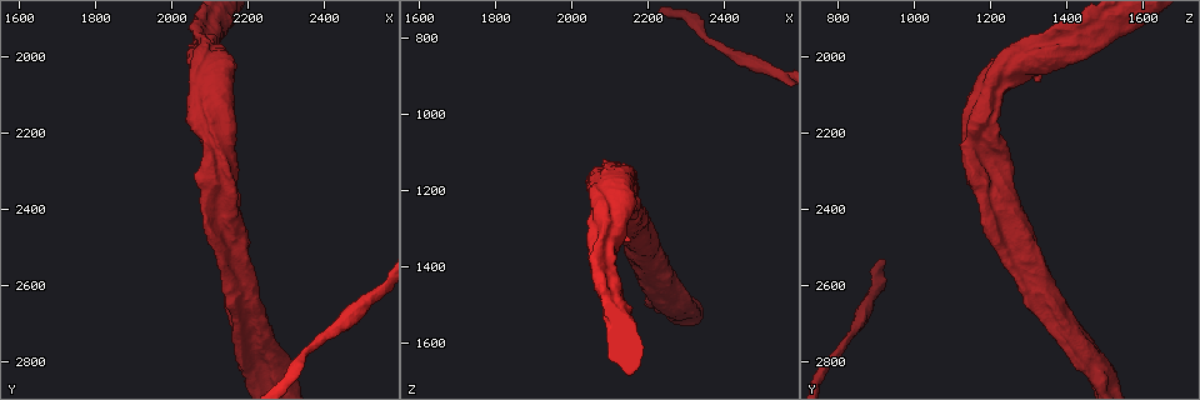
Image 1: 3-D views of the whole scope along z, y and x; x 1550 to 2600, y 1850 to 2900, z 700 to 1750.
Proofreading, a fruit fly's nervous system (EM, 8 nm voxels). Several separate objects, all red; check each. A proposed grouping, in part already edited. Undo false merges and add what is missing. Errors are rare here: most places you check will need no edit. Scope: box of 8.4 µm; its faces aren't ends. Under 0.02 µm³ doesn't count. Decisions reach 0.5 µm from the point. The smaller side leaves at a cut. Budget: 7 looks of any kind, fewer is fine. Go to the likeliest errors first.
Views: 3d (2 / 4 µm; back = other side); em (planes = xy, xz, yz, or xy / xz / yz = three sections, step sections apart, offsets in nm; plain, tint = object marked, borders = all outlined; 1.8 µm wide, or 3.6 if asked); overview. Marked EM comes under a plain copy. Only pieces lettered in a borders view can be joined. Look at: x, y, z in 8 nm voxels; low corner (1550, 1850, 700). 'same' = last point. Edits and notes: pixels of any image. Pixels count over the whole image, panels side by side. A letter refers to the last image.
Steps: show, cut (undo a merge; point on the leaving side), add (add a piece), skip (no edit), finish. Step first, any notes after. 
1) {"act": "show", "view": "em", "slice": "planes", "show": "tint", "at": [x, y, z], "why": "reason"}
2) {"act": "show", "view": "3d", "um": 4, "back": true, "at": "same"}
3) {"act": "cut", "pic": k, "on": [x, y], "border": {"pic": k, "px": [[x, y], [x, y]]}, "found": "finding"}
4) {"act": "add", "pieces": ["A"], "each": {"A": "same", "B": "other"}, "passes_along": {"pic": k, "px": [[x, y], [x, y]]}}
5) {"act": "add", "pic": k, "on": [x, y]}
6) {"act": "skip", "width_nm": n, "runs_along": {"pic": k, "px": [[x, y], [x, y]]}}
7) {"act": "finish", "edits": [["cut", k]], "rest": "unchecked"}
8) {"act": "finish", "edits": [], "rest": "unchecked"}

{"act": "show", "view": "em", "um": 3.6, "slice": "xz", "step": 8, "show": "borders", "at": [2210, 2695, 1400], "why": "calibre changes"}

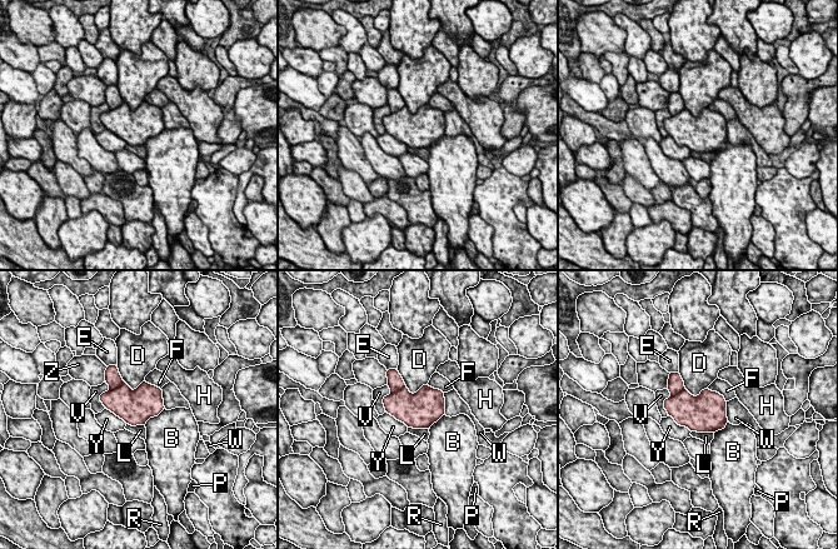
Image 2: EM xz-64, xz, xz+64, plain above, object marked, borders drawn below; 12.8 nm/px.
{"act": "skip", "each": {"B": "other", "D": "other", "E": "other", "F": "other", "H": "other", "L": "other", "P": "other", "R": "other", "V": "other", "W": "other", "Y": "other", "Z": "other"}, "border": {"pic": 2, "px": [[678, 373], [693, 395], [707, 388]]}, "found": "continuous, no second cell"}

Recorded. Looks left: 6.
{"act": "show", "view": "3d", "um": 4, "at": [2040, 2165, 1175], "why": "thick end"}

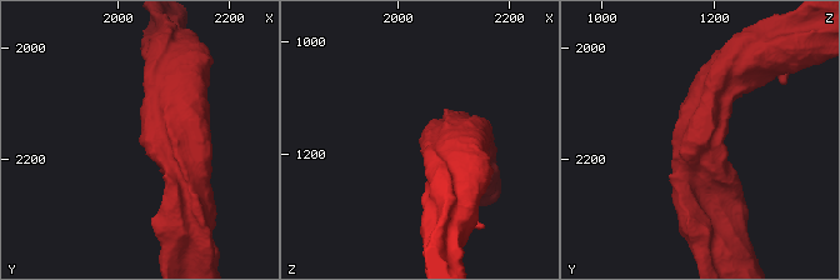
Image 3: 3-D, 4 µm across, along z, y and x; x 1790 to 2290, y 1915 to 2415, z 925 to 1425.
{"act": "show", "view": "em", "um": 3.6, "slice": "planes", "show": "borders", "at": [2040, 2165, 1185], "why": "now the EM"}

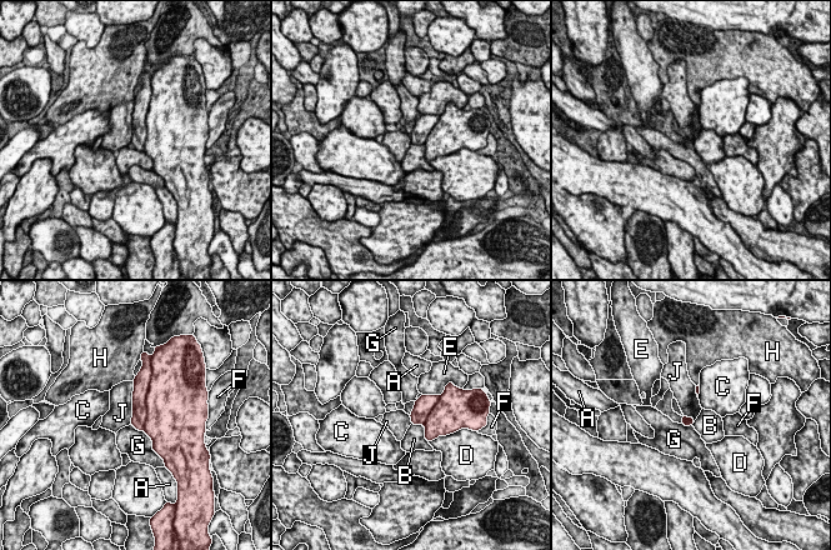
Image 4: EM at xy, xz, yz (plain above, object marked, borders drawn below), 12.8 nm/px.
{"act": "skip", "each": {"A": "other", "B": "other", "C": "other", "D": "other", "E": "other", "F": "other", "G": "other", "H": "other", "J": "other"}, "border": {"pic": 4, "px": [[134, 380], [130, 424]]}, "found": "no lettered piece goes on from it"}

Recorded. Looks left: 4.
{"act": "show", "view": "em", "slice": "planes", "show": "borders", "at": [2105, 2455, 1175], "why": "free end"}

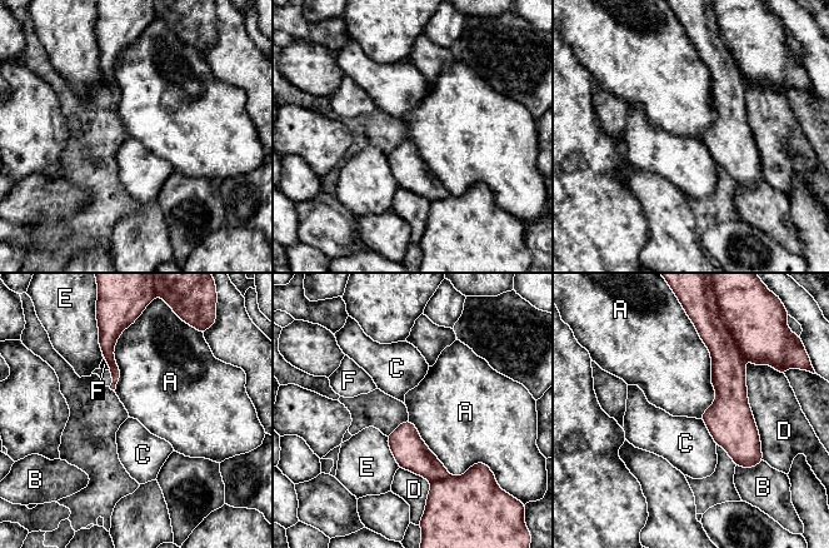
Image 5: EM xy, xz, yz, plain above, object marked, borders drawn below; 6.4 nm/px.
{"act": "skip", "each": {"A": "other", "B": "other", "C": "other", "D": "other", "E": "other", "F": "other"}, "runs_along": {"pic": 5, "px": [[707, 339], [728, 363], [747, 464]]}, "found": "none of them fits"}

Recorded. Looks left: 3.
{"act": "finish", "edits": [], "rest": "unchecked"}

